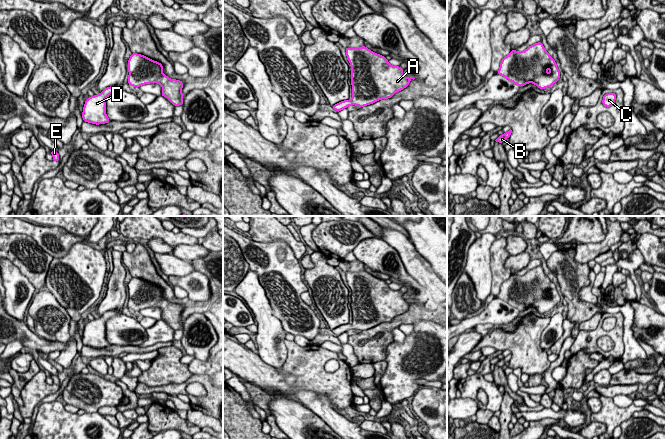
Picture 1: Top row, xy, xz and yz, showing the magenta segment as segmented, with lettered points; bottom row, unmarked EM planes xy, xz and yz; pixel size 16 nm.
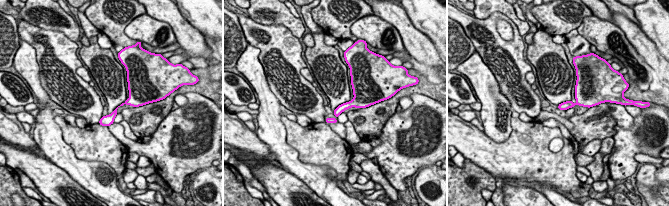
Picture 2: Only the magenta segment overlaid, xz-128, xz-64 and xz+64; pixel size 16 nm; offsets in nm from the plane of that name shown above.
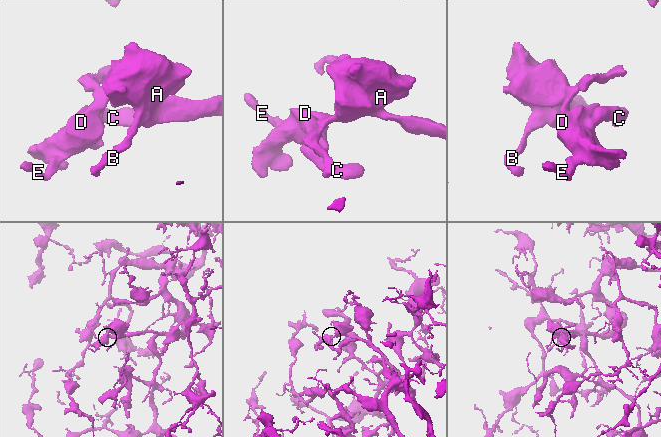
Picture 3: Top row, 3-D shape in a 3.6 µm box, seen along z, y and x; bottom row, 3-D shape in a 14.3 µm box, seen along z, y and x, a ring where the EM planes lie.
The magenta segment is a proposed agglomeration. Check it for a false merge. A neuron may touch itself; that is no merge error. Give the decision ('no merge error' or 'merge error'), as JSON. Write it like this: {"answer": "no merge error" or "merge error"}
{"answer": "no merge error"}

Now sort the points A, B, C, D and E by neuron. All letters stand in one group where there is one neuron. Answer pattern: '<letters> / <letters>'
A B C D E

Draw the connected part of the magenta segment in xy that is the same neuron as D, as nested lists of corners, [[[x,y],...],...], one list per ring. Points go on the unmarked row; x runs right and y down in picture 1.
[[[110,310],[100,318],[86,323],[82,337],[83,345],[96,349],[109,347],[110,343],[106,339],[106,322],[116,315],[119,315],[117,310]]]

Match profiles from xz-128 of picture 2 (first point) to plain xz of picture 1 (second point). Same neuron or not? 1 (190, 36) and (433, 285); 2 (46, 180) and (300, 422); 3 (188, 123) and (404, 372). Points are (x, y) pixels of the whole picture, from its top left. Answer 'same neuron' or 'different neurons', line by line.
1: same neuron
2: same neuron
3: same neuron

